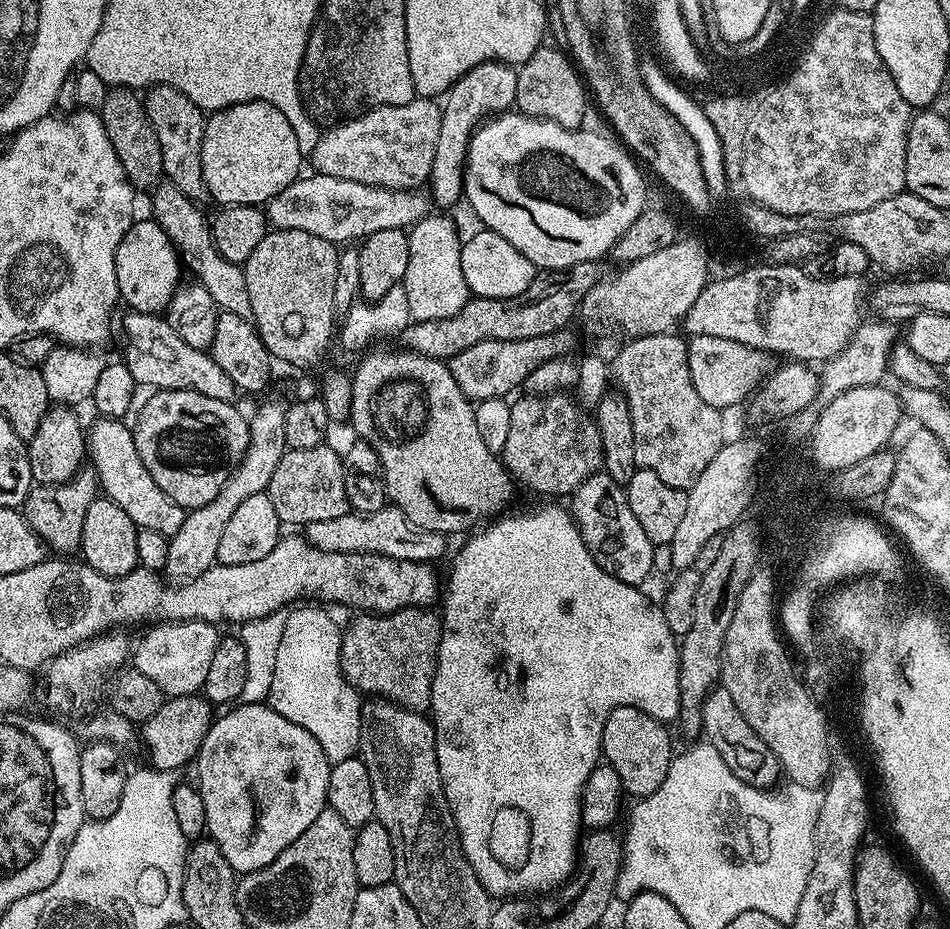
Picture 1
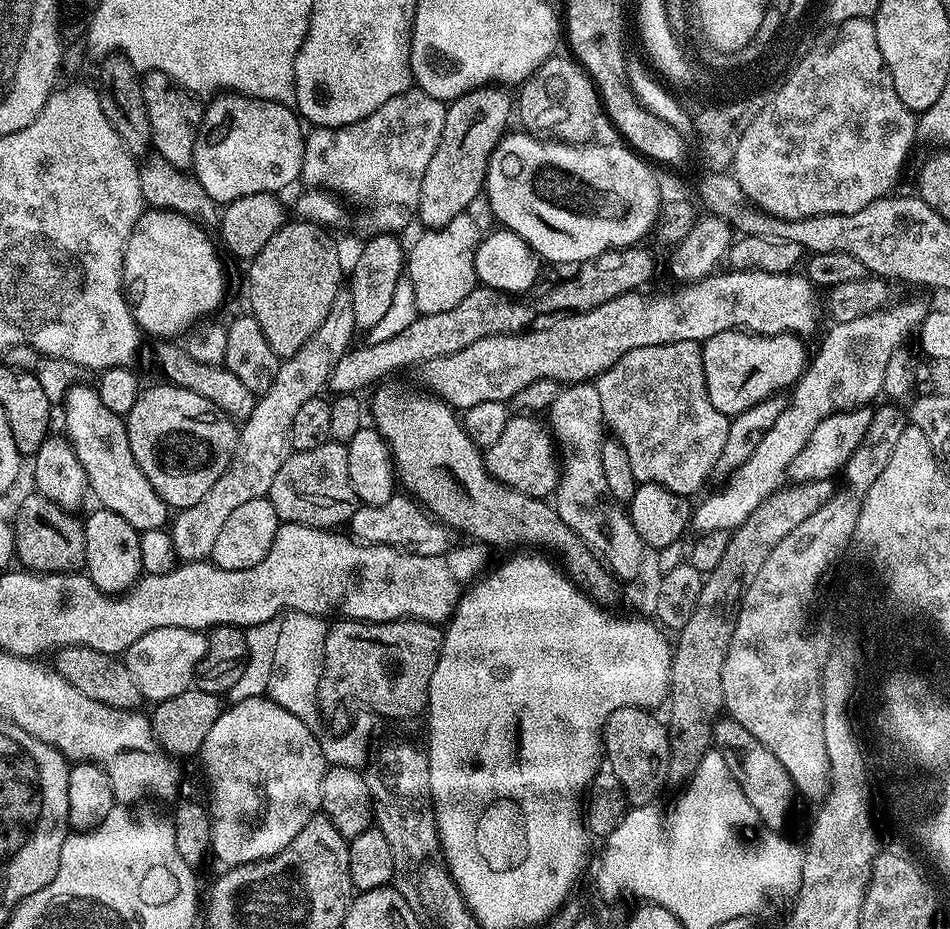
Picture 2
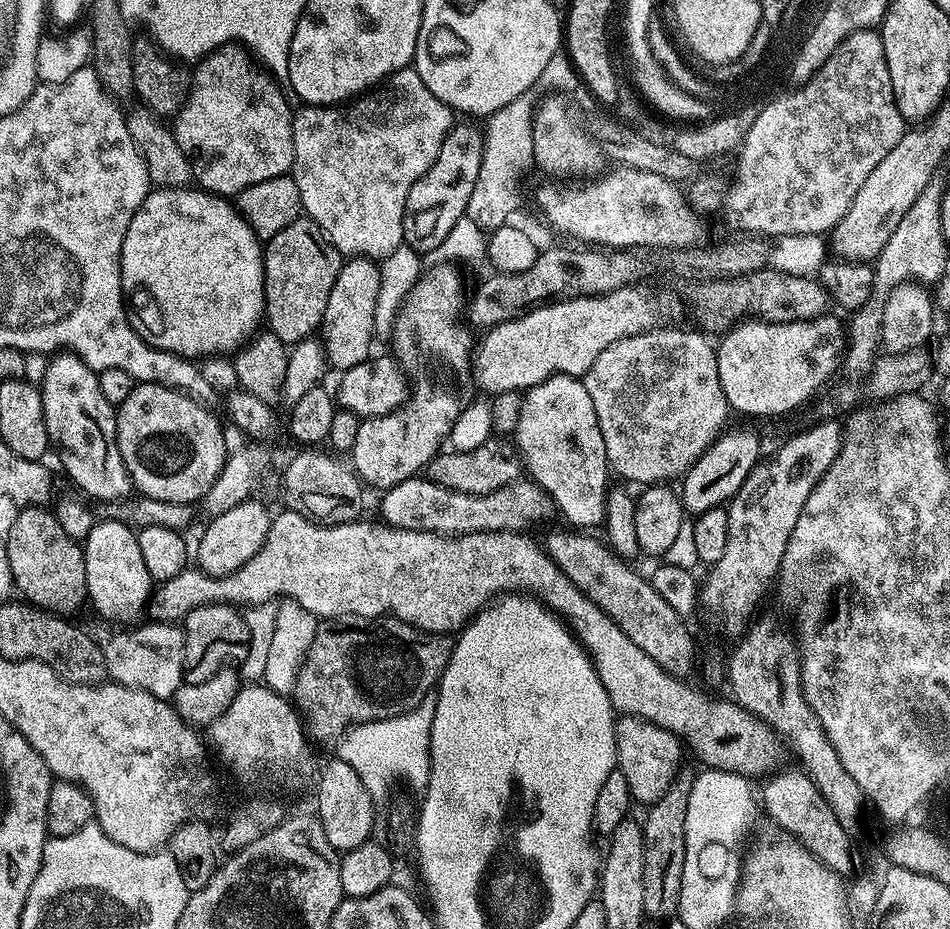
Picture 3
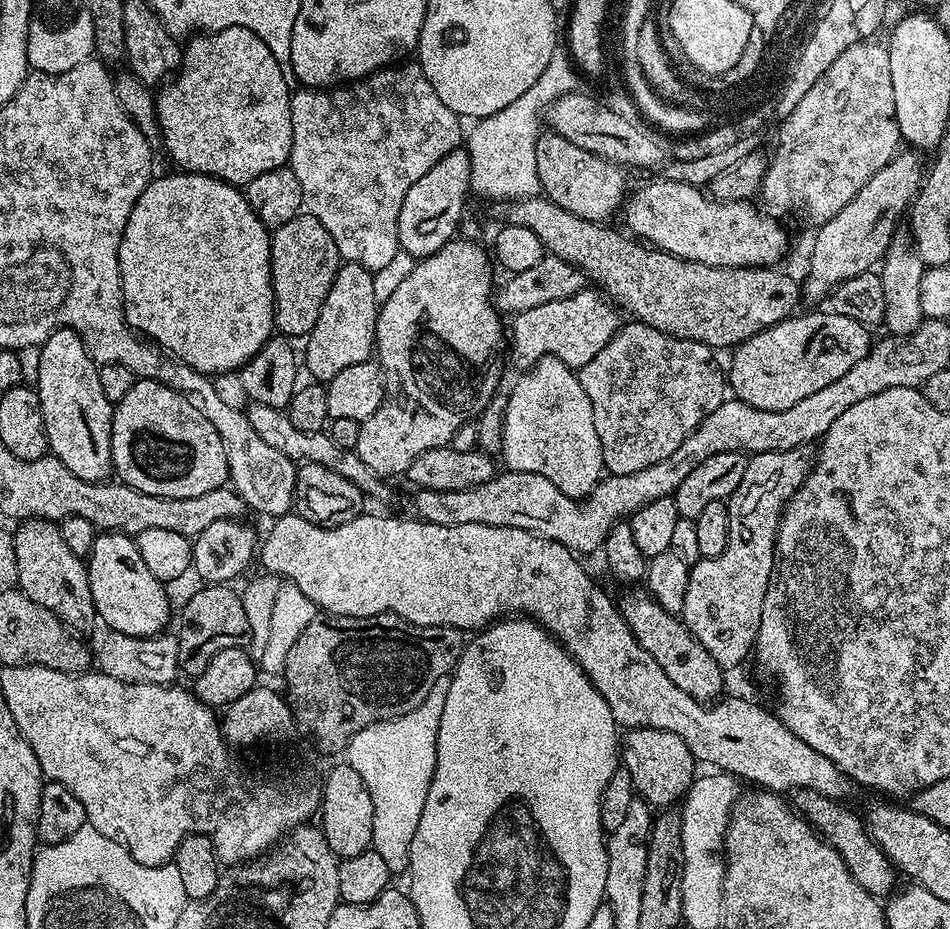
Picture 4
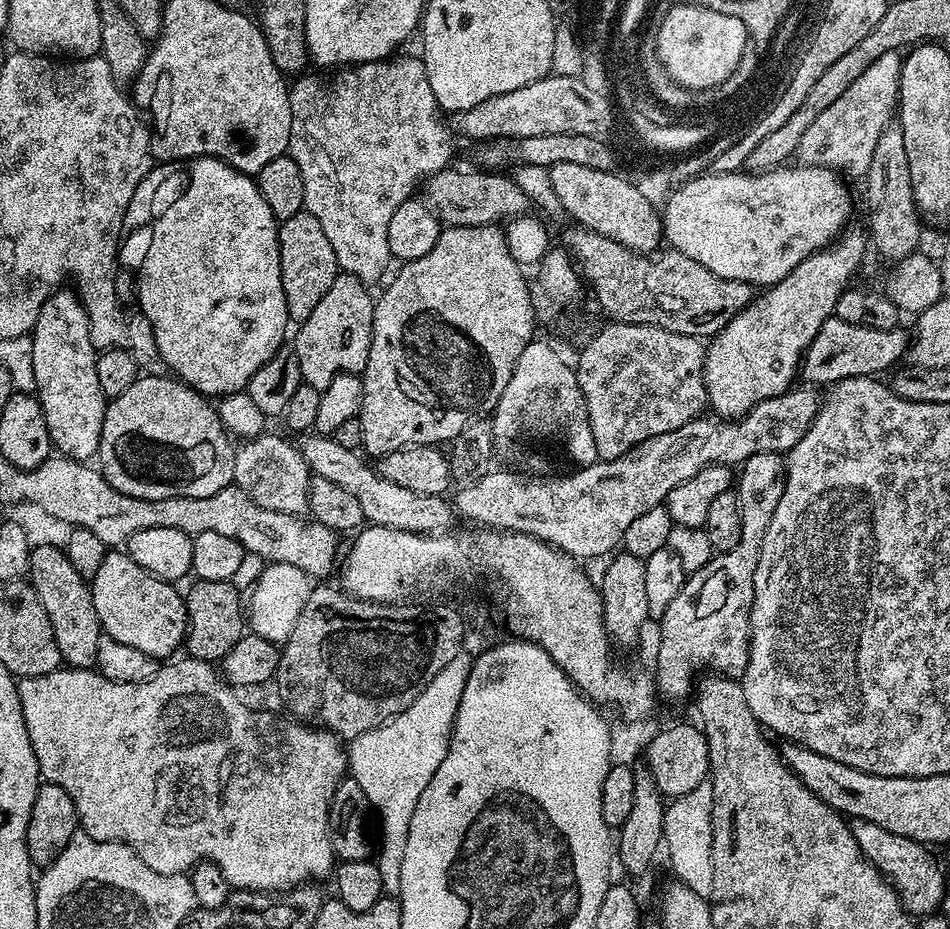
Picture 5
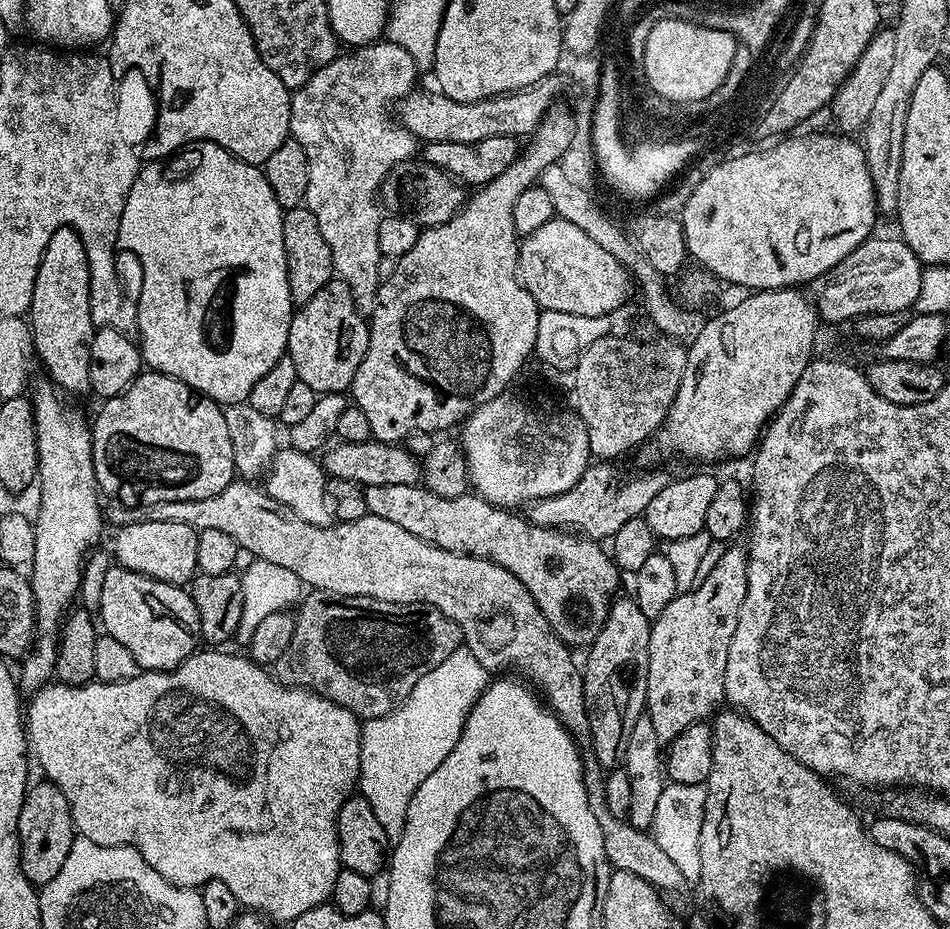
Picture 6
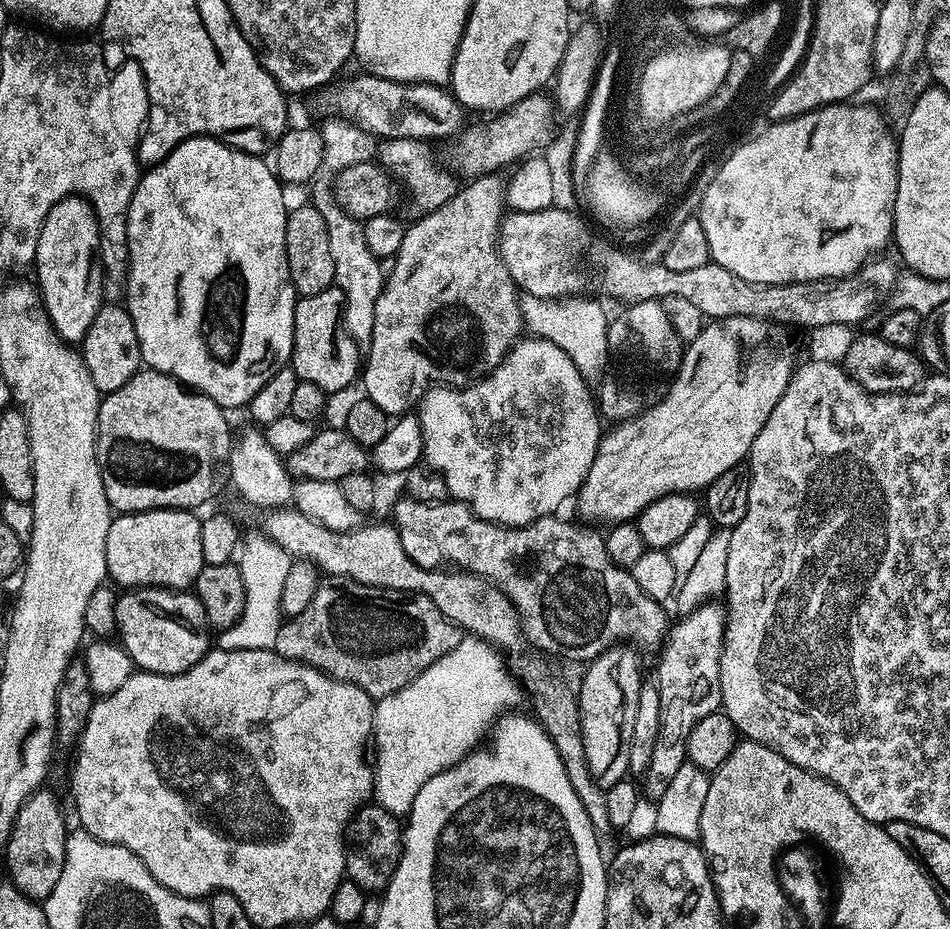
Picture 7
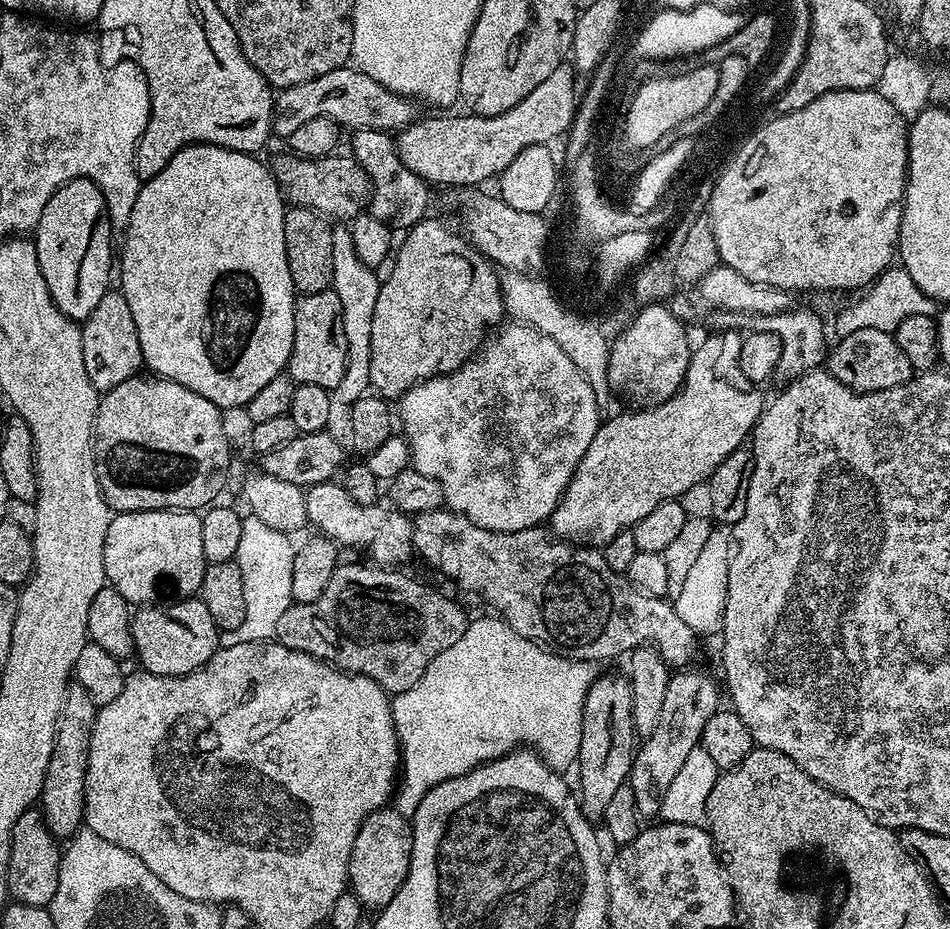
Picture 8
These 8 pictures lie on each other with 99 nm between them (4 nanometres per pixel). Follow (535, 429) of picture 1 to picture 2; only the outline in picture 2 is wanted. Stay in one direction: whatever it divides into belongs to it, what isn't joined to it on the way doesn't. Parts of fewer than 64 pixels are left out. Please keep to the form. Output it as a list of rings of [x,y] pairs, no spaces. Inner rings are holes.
[[[512,414],[506,422],[506,430],[498,434],[495,440],[487,445],[482,461],[488,473],[499,484],[505,484],[516,492],[527,496],[548,498],[555,493],[558,479],[558,456],[554,444],[543,423],[535,415]]]

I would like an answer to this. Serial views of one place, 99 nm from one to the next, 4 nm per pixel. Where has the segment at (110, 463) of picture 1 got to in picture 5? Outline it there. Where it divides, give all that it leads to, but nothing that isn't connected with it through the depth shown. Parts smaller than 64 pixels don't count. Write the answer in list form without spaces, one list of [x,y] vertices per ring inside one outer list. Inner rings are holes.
[[[64,290],[53,291],[44,301],[30,333],[34,346],[34,395],[42,406],[53,449],[70,460],[88,462],[100,451],[106,397],[98,382],[98,349],[90,338],[84,304],[75,291],[60,291]]]

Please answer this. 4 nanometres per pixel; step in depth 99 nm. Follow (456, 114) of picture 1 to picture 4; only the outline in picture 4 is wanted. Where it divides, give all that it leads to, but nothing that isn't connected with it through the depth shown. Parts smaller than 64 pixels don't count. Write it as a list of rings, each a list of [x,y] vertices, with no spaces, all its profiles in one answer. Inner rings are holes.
[[[467,147],[455,148],[442,162],[430,166],[402,198],[402,210],[398,210],[398,242],[406,254],[423,258],[434,254],[457,235],[465,215],[464,203],[470,199],[470,157]]]

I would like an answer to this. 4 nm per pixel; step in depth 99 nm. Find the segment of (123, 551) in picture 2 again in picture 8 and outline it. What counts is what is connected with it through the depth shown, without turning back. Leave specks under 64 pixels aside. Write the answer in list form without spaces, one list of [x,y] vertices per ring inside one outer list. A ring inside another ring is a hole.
[[[198,598],[177,600],[163,606],[144,606],[132,617],[135,655],[140,656],[143,671],[156,676],[185,676],[201,668],[216,653],[218,629],[210,610]]]

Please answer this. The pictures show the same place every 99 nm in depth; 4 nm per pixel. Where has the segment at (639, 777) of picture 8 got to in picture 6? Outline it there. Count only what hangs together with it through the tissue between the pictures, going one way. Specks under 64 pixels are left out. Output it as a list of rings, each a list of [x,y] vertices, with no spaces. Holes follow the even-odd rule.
[[[736,546],[725,547],[722,558],[718,562],[718,566],[714,566],[714,570],[710,570],[710,574],[706,574],[706,578],[704,580],[699,581],[699,583],[695,586],[677,594],[677,596],[675,596],[670,602],[670,606],[666,606],[666,610],[662,610],[662,614],[658,614],[652,620],[652,629],[650,630],[650,646],[648,647],[646,715],[650,718],[650,722],[654,726],[654,734],[658,734],[661,745],[667,746],[671,744],[672,740],[674,738],[678,738],[678,734],[682,734],[686,731],[691,724],[699,724],[707,721],[709,717],[711,717],[713,713],[721,707],[722,701],[725,699],[724,675],[726,674],[726,658],[730,654],[730,638],[734,638],[734,629],[738,627],[738,614],[742,614],[742,602],[746,602],[746,574],[748,573],[747,547],[732,547]]]

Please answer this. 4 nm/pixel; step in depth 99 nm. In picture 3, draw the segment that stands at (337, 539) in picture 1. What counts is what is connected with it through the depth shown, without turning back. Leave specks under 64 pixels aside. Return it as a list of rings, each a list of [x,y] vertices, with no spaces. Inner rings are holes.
[[[417,474],[387,489],[380,500],[379,519],[389,528],[461,536],[475,532],[506,532],[526,528],[528,520],[540,520],[550,512],[548,493],[531,479],[519,479],[485,496],[455,492]]]

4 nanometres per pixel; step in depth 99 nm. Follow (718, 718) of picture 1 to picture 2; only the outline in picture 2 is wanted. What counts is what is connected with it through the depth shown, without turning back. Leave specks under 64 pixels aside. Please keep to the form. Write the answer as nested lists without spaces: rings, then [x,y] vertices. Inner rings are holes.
[[[720,718],[715,726],[715,747],[726,758],[726,766],[732,777],[738,782],[738,786],[746,794],[750,806],[760,815],[760,821],[773,830],[783,829],[783,824],[788,820],[788,811],[792,808],[792,799],[797,799],[796,783],[786,774],[786,766],[746,730],[738,722],[730,718]]]

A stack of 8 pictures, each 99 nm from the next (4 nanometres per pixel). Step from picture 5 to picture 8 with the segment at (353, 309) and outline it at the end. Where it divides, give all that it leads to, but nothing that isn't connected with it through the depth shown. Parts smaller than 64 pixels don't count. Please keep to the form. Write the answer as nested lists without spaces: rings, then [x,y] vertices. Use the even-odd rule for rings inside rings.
[[[334,291],[301,295],[294,314],[294,346],[288,359],[287,375],[297,384],[334,390],[346,370],[346,334],[342,331],[342,302]]]

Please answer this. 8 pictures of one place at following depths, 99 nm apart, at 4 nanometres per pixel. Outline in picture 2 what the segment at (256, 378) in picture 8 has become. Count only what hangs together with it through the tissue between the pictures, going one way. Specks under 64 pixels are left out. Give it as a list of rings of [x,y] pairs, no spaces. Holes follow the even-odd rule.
[[[152,208],[146,210],[140,216],[140,221],[134,226],[130,234],[128,244],[124,248],[124,295],[128,298],[128,303],[134,309],[137,324],[140,325],[141,333],[152,336],[164,336],[160,338],[180,338],[187,333],[197,322],[203,321],[220,303],[224,300],[224,264],[220,261],[220,256],[216,253],[217,241],[207,236],[205,229],[191,216],[184,216],[181,212],[168,212],[165,208]]]

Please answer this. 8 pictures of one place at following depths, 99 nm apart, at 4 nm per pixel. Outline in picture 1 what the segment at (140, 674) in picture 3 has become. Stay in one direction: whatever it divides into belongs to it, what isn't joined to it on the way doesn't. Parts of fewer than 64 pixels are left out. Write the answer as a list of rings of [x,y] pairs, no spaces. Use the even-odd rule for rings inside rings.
[[[170,620],[156,622],[140,640],[140,645],[135,645],[134,660],[136,656],[135,671],[146,674],[150,682],[154,682],[163,691],[165,697],[190,696],[199,693],[206,682],[206,673],[210,671],[210,661],[214,658],[214,650],[218,650],[218,642],[222,639],[217,625],[208,624],[205,620]]]

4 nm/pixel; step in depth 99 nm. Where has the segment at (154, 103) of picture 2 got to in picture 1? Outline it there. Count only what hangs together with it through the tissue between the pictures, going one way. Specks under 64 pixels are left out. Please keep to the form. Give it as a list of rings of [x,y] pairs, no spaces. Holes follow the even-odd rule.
[[[169,84],[149,87],[146,92],[146,107],[154,133],[162,150],[163,175],[167,183],[178,186],[186,198],[197,202],[209,199],[208,187],[202,174],[202,142],[204,141],[205,113],[186,94]]]

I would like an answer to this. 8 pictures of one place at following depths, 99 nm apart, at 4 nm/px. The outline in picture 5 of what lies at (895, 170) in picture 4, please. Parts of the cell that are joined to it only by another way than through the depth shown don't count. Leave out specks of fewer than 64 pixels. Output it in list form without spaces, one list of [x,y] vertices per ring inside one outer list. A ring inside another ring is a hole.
[[[849,227],[839,238],[832,241],[826,248],[810,254],[786,278],[755,297],[751,304],[746,305],[740,313],[729,322],[717,336],[707,341],[704,353],[704,389],[708,395],[707,407],[713,408],[720,418],[739,418],[748,413],[758,402],[766,398],[781,396],[793,387],[792,379],[798,376],[802,368],[804,352],[814,342],[818,330],[827,320],[833,319],[838,298],[849,287],[852,275],[860,268],[864,260],[864,251],[869,250],[870,240],[863,227]]]

